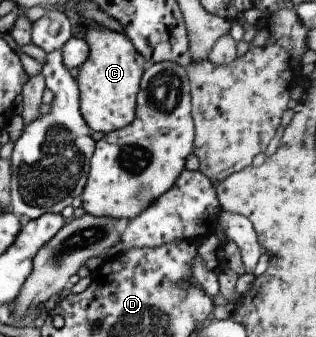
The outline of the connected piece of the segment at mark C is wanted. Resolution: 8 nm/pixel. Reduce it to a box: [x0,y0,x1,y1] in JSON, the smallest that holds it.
[74,26,147,136]

